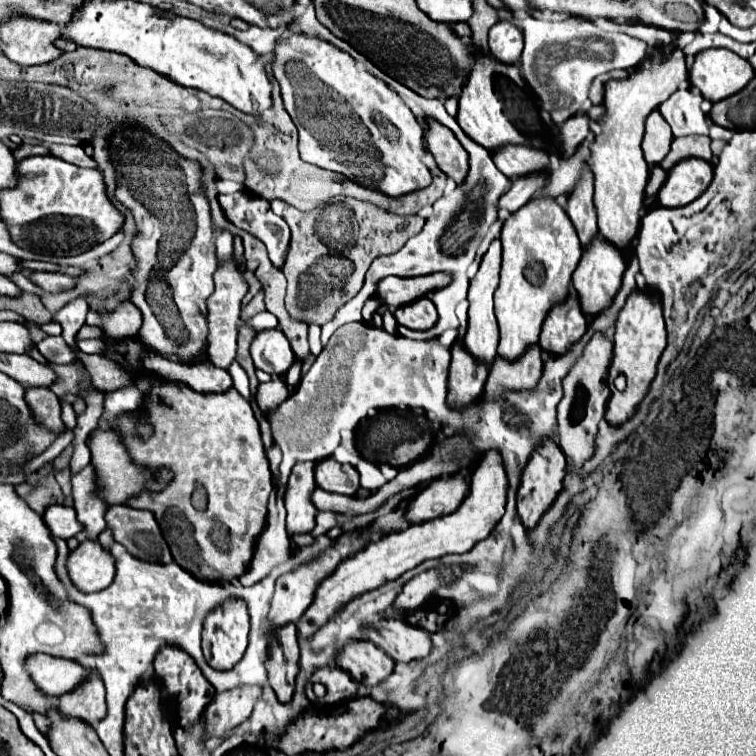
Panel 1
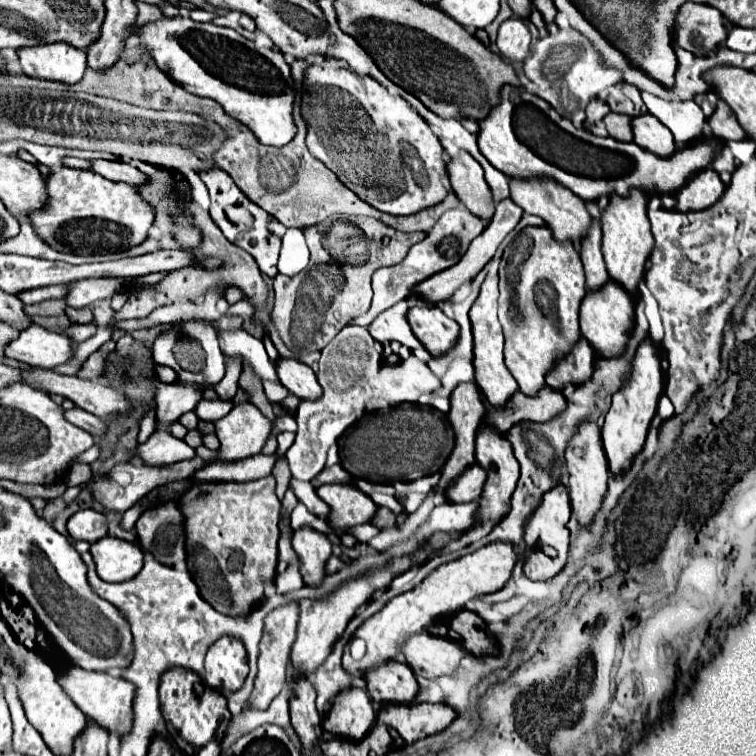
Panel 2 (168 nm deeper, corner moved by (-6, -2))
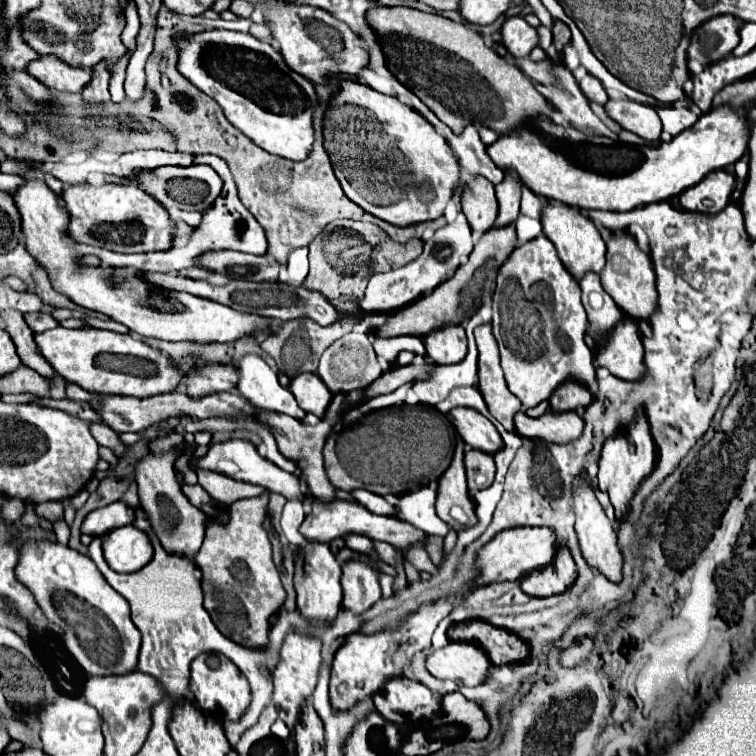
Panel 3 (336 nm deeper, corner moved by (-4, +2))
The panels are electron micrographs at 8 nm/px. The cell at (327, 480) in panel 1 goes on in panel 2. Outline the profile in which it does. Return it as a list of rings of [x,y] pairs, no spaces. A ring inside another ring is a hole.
[[[328,483],[328,485],[320,485],[318,493],[332,509],[332,513],[328,517],[332,527],[344,529],[344,527],[372,521],[376,505],[358,485],[354,485],[354,483],[332,485],[332,483]]]

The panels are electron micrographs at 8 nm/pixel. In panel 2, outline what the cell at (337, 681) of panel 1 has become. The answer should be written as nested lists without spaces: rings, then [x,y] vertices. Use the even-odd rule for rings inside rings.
[[[352,687],[344,689],[340,697],[334,697],[328,703],[328,713],[324,713],[322,725],[336,737],[358,741],[366,737],[366,733],[374,725],[374,719],[376,713],[368,693],[364,689]]]

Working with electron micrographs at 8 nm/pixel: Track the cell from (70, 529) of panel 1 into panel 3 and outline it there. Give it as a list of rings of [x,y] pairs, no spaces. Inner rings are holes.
[[[116,501],[116,503],[110,503],[106,507],[100,507],[92,513],[88,513],[88,517],[82,523],[82,533],[98,537],[116,527],[128,525],[134,519],[136,519],[136,509],[124,501]]]

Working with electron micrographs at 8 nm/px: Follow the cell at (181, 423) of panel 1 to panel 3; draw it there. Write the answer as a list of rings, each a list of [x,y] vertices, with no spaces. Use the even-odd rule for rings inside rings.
[[[268,491],[254,499],[240,499],[228,507],[230,521],[220,525],[208,519],[206,537],[198,553],[198,567],[202,571],[204,607],[222,635],[230,637],[242,647],[266,649],[270,645],[272,617],[286,601],[280,575],[272,561],[272,545],[262,527],[268,507]]]

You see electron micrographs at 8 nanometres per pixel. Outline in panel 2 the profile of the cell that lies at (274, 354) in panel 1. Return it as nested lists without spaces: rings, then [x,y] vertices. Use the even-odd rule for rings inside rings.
[[[280,357],[274,367],[276,367],[276,375],[280,383],[290,393],[298,395],[300,399],[316,399],[322,395],[322,389],[316,381],[314,371],[308,365],[304,365],[302,361]]]

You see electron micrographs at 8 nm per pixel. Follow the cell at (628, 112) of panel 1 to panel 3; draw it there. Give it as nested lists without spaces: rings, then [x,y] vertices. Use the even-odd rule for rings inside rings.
[[[626,231],[612,233],[606,243],[606,267],[600,273],[602,287],[614,299],[614,303],[634,321],[648,321],[656,309],[656,273],[652,269],[650,257],[638,247],[634,237]]]

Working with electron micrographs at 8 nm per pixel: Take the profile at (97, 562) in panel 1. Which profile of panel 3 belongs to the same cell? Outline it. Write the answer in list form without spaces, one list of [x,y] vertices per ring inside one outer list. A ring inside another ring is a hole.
[[[134,525],[110,531],[104,539],[102,549],[108,565],[118,573],[138,571],[142,565],[148,565],[150,557],[154,555],[150,537]]]

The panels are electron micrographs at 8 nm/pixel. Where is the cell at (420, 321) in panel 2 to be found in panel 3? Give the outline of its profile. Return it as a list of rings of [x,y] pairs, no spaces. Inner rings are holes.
[[[460,325],[436,329],[428,337],[424,337],[424,345],[426,345],[428,357],[436,365],[460,363],[468,353],[466,333],[464,333],[464,329]]]

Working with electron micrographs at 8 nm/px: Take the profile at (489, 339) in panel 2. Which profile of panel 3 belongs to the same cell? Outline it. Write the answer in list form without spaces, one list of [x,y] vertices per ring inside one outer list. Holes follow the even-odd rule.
[[[482,325],[474,331],[478,345],[478,379],[480,393],[488,405],[488,411],[504,425],[506,431],[514,431],[514,415],[522,411],[522,403],[510,393],[498,357],[498,345],[490,325]]]

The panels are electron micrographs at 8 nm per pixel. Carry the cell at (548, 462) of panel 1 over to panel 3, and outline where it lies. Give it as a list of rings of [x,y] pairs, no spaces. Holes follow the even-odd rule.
[[[560,549],[554,563],[520,579],[520,587],[530,597],[550,597],[560,595],[572,587],[576,581],[576,565],[568,549]]]

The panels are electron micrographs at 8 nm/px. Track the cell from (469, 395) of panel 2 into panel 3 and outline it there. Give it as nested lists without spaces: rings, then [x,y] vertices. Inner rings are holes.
[[[458,439],[454,459],[452,459],[448,471],[438,481],[438,499],[436,499],[436,513],[438,513],[438,517],[444,523],[448,523],[454,531],[460,531],[462,525],[458,525],[450,517],[450,509],[452,507],[464,509],[464,513],[470,517],[470,523],[468,523],[470,527],[474,527],[478,523],[476,513],[474,513],[474,501],[470,499],[470,493],[468,493],[468,487],[466,487],[466,473],[464,473],[462,457],[464,457],[462,439]]]

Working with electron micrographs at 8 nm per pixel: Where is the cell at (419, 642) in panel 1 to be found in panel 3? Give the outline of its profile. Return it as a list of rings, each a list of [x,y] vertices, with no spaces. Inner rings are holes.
[[[450,643],[448,647],[434,651],[426,661],[426,669],[436,679],[450,679],[468,687],[484,683],[492,667],[488,655],[468,643]]]

